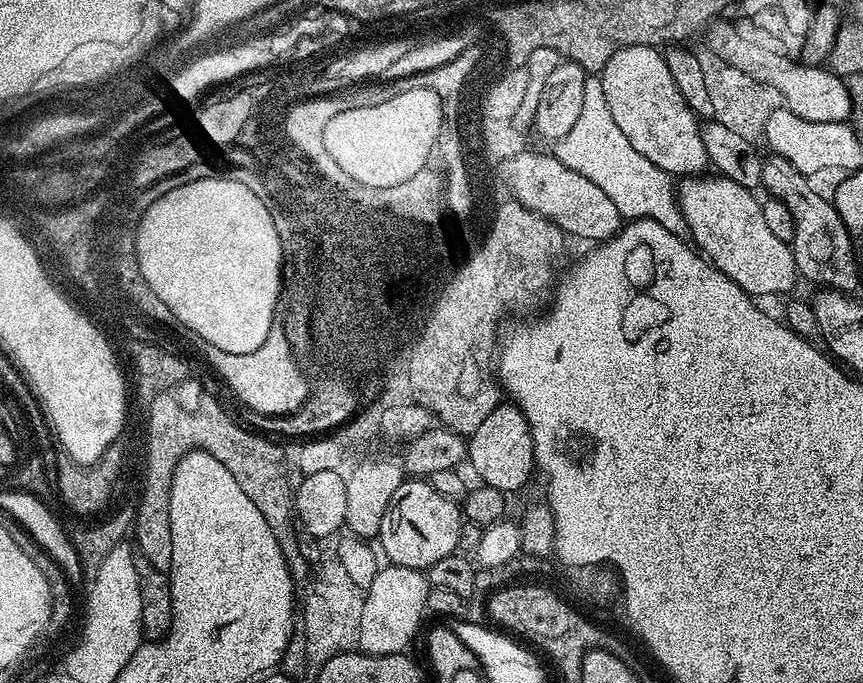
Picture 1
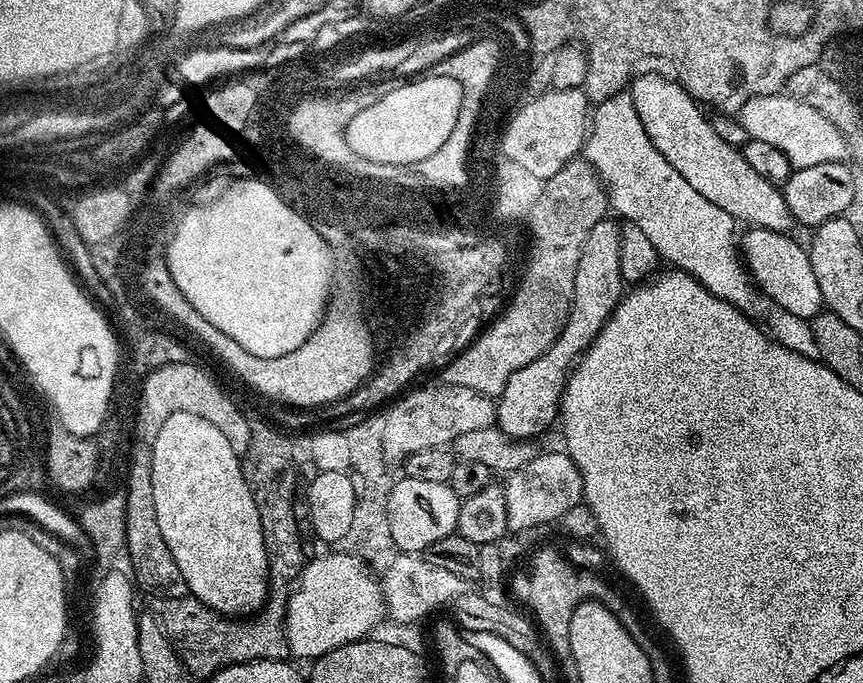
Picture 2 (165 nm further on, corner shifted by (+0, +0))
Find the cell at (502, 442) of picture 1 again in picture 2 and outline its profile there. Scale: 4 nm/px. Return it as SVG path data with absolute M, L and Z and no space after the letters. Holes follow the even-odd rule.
M597 219L594 230L590 230L586 242L582 242L570 314L558 338L542 355L534 358L534 362L522 366L522 370L514 370L510 382L506 382L496 400L495 427L503 430L511 440L535 441L535 436L542 435L551 424L557 423L564 385L568 383L576 361L588 351L592 339L602 330L620 297L625 295L626 281L620 273L621 225L612 220Z

